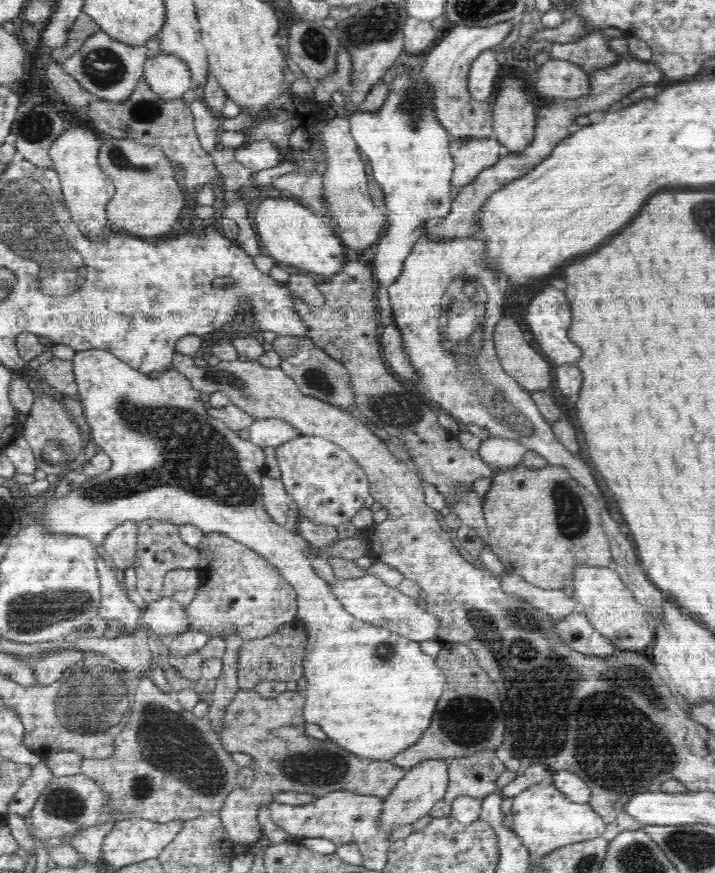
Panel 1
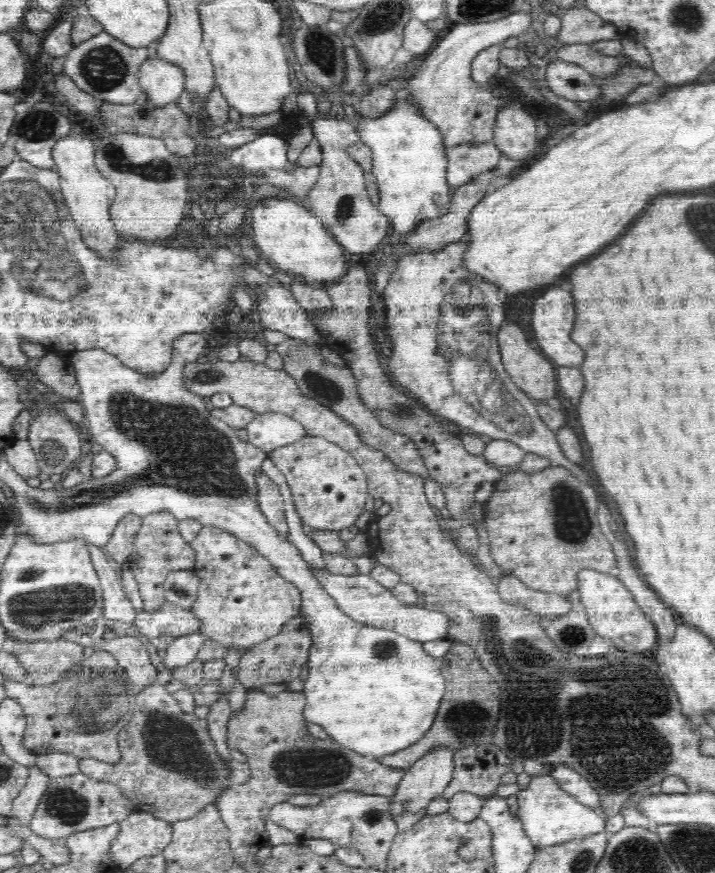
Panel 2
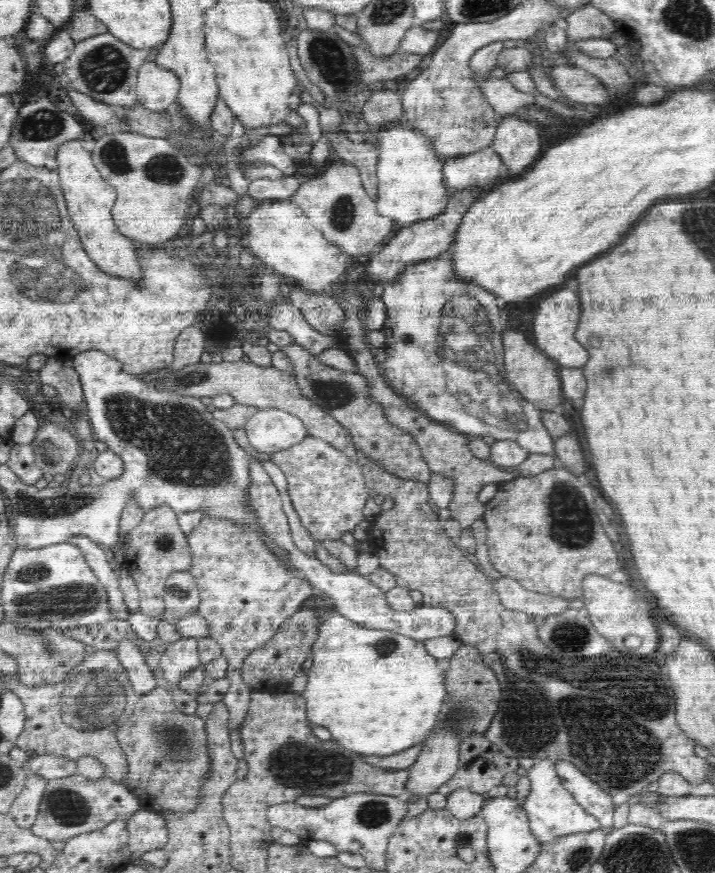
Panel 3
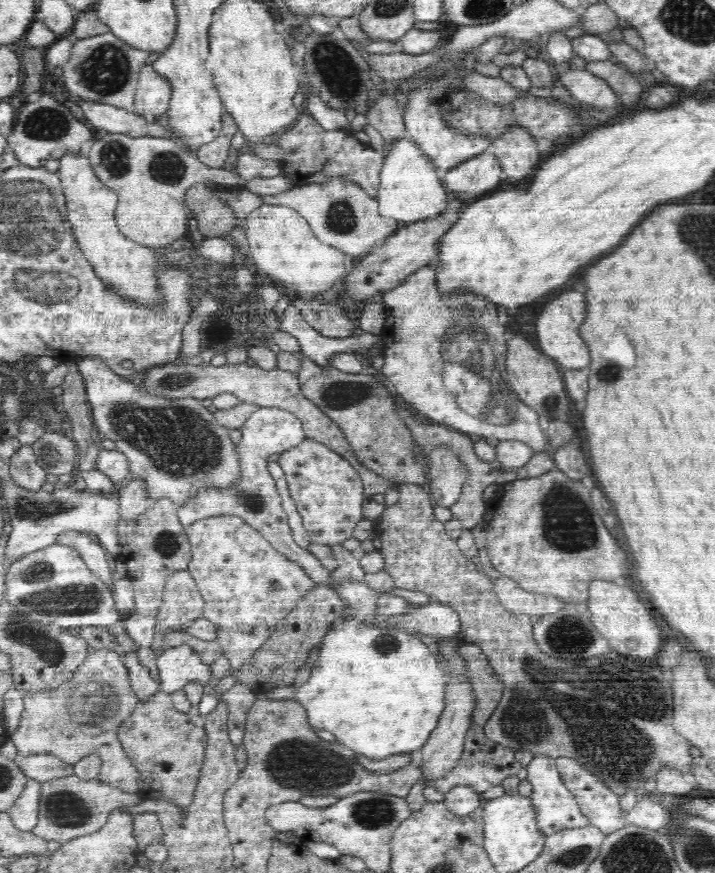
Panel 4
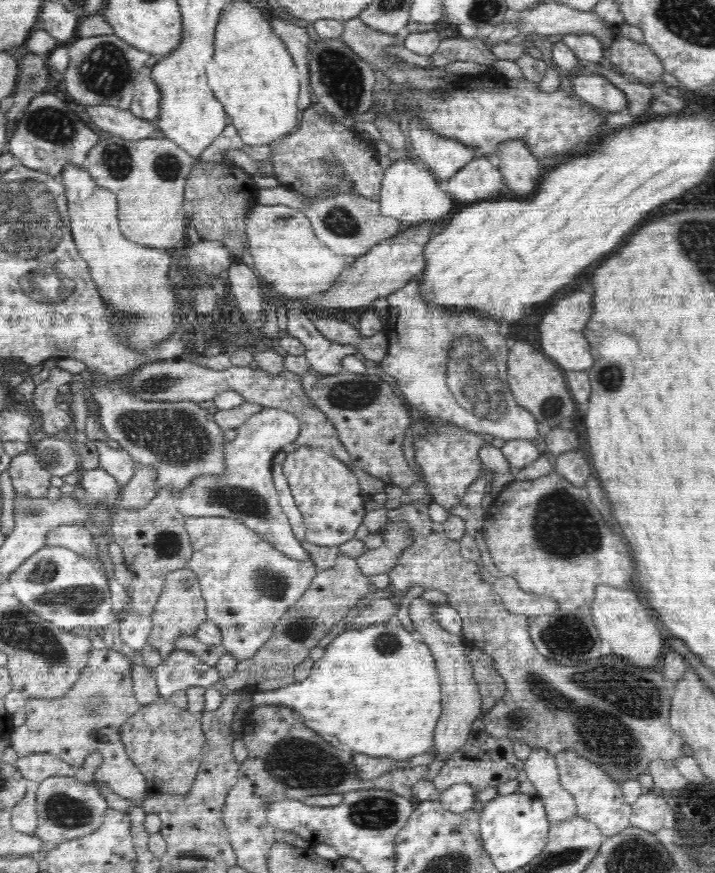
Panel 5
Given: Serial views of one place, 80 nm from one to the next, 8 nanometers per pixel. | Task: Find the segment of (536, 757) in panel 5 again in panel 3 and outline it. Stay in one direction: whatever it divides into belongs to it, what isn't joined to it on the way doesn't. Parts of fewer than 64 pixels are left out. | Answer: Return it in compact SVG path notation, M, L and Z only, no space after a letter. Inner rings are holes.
M548 759L536 761L528 771L531 781L529 794L524 798L524 811L528 815L530 832L543 844L566 834L576 832L592 832L600 829L600 823L592 815L587 814L576 802L574 795L566 790L562 779L556 773L556 762Z

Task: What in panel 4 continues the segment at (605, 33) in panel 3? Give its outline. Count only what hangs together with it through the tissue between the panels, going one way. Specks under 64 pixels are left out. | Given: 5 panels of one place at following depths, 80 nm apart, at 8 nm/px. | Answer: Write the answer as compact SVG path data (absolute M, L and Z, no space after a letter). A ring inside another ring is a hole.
M600 2L581 11L581 21L574 26L572 34L598 35L617 26L622 26L620 19L605 2Z

